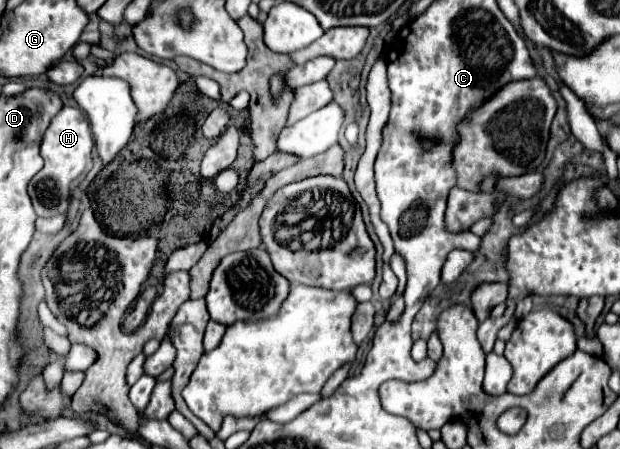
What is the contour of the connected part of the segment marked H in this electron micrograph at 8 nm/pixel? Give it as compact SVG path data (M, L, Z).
M63 107L51 119L39 145L45 165L29 183L29 197L39 217L53 217L67 211L71 199L71 183L77 179L85 179L85 175L93 167L91 149L93 149L93 137L83 111L75 107Z

